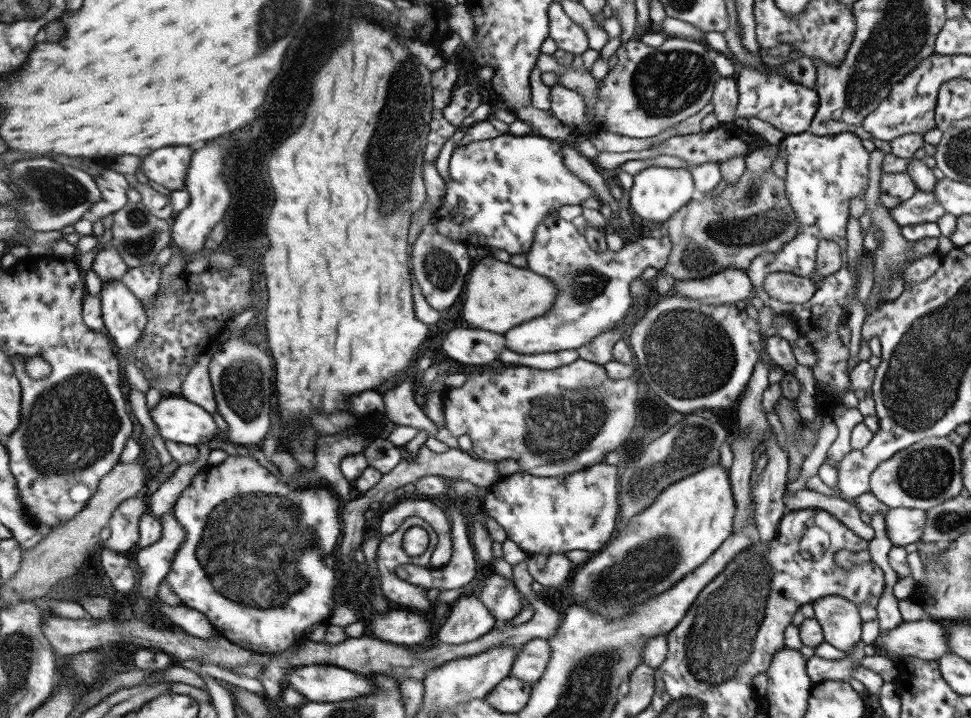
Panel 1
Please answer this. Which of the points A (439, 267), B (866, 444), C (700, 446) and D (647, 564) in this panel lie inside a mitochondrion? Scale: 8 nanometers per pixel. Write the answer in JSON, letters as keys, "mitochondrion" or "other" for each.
{"A":"mitochondrion","B":"other","C":"mitochondrion","D":"mitochondrion"}

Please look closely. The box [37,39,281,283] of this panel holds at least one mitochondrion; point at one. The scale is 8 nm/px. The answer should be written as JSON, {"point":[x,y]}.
{"point":[140,240]}

